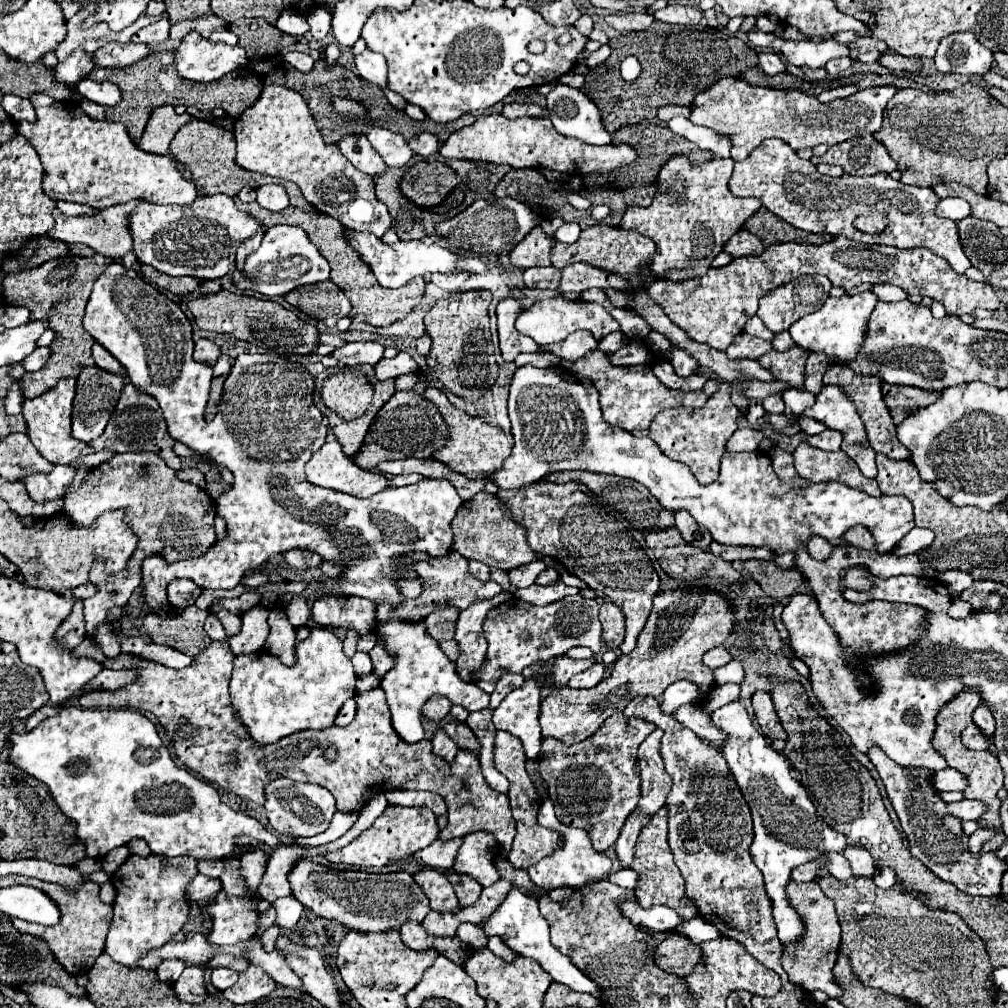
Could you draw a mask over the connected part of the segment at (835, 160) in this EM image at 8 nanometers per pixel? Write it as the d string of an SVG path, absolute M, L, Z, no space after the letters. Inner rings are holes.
M873 135L853 137L841 145L833 145L823 157L813 157L811 161L815 165L839 165L849 175L875 175L881 171L891 173L897 169L897 161L891 159L887 149L875 141Z

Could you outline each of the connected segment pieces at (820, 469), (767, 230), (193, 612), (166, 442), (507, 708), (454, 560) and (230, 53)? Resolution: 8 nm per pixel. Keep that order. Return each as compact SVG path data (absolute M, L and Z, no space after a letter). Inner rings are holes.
M801 443L795 451L793 451L793 457L795 457L795 469L797 473L803 477L803 479L809 479L809 481L841 481L849 487L855 487L855 489L861 489L869 495L881 495L879 491L879 485L875 479L867 479L857 463L853 463L847 453L843 451L821 451L821 449L815 449L807 443Z
M761 209L755 215L751 215L743 223L743 229L757 235L765 247L775 243L789 243L789 241L803 243L803 245L821 245L821 243L833 241L831 235L813 235L801 229L793 229L793 225L789 225L787 221L781 221L781 217L769 213L767 209Z
M191 605L173 619L147 615L143 623L149 635L153 635L153 643L161 643L185 655L195 657L199 651L203 651L211 643L209 637L205 637L203 621L199 623L199 619L205 619L207 615L209 615L207 611Z
M127 381L121 393L121 399L113 411L113 417L109 419L109 425L105 427L105 433L101 437L97 437L95 441L87 443L89 447L93 447L95 451L101 449L111 449L115 453L141 453L141 451L151 451L157 453L167 467L171 467L173 471L181 469L181 459L173 453L173 439L167 433L167 425L161 413L161 407L157 405L157 401L149 395L137 393L137 389L133 389L133 385Z
M527 679L519 689L507 695L507 701L501 701L501 705L493 711L495 727L521 739L527 759L539 757L543 741L539 729L539 697L541 687L537 681Z
M455 551L443 555L443 557L435 557L435 559L425 559L415 563L415 571L417 577L423 583L423 591L417 599L405 599L399 605L389 605L387 601L379 603L379 621L389 621L389 619L399 619L399 621L413 621L419 623L423 621L435 607L445 607L451 605L459 611L467 609L471 603L475 601L483 601L483 599L491 599L495 595L501 593L501 585L495 583L493 579L489 581L479 581L477 577L473 577L467 571L467 559L457 555Z
M189 33L175 51L175 65L181 77L195 83L209 83L247 67L249 59L239 45L211 43L197 33Z

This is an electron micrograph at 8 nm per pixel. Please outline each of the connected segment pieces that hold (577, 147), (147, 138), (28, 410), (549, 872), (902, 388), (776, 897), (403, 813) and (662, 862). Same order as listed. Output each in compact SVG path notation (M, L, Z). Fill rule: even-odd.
M481 115L473 125L463 127L441 145L439 153L447 159L477 159L497 165L511 165L513 169L553 169L561 173L607 173L629 161L635 153L629 145L589 145L579 139L565 137L555 131L547 117L519 117L507 119L503 115Z
M163 105L163 107L153 109L153 113L151 113L147 125L145 125L145 131L143 131L139 149L147 151L147 153L151 149L153 153L159 153L159 155L161 153L167 153L173 135L187 121L189 121L189 115L187 113L177 115L173 111L173 107L169 107L169 105Z
M73 377L61 379L47 393L43 393L43 395L39 395L35 399L27 399L23 403L23 417L25 417L27 425L29 425L29 433L27 435L33 441L33 445L37 445L39 453L45 459L53 461L53 463L69 465L73 459L93 453L85 443L73 439L71 433L69 433L69 429L71 429L71 405L73 405L73 397L75 397L75 385L77 385L77 379L73 379Z
M549 799L543 801L541 809L539 809L539 823L543 827L549 827L549 829L555 829L563 835L561 843L557 845L557 849L547 855L545 859L541 859L537 865L531 865L527 869L529 873L529 879L533 885L537 887L543 887L543 889L555 889L555 887L573 887L573 889L581 889L585 887L587 883L593 883L593 881L601 881L601 879L607 879L609 871L611 871L611 859L605 855L605 853L597 853L593 847L591 847L591 841L589 841L589 835L583 831L583 829L573 829L573 827L567 827L563 823L557 821L555 813L553 813L553 803L549 803Z
M881 383L881 393L885 403L889 405L889 413L895 425L901 425L911 411L933 405L941 395L937 391L925 391L909 385L889 385L889 383Z
M741 701L727 703L725 707L713 711L711 717L713 723L717 723L717 727L729 735L723 747L723 757L727 759L727 765L735 775L753 815L755 837L749 847L749 853L753 857L753 863L763 873L765 891L767 897L771 899L773 921L779 933L779 941L783 945L789 941L797 941L801 939L803 925L797 913L793 913L793 907L785 903L785 885L791 879L791 869L801 863L819 859L825 851L843 853L847 841L841 833L829 829L829 825L821 821L821 817L815 811L815 805L807 797L807 791L791 775L789 761L785 761L781 753L777 753L771 745L767 745L765 735L757 733Z
M389 805L375 823L363 831L355 841L345 845L343 849L327 853L325 858L331 863L344 863L359 867L383 867L391 861L401 861L411 857L415 851L425 849L431 845L433 839L437 839L439 827L435 829L435 815L431 809L425 807L399 807Z
M659 809L653 817L651 823L643 827L643 831L637 837L635 843L635 857L633 863L629 865L629 869L639 873L639 881L633 889L637 901L641 903L641 907L655 907L655 905L667 905L673 907L683 919L693 919L697 917L697 913L693 913L693 909L689 909L689 905L681 905L681 901L685 899L685 881L681 877L681 871L677 869L677 865L673 863L673 853L667 845L667 809Z

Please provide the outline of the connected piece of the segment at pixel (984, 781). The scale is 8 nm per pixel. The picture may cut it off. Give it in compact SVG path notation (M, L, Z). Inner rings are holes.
M965 691L961 695L957 695L951 705L947 705L939 715L937 715L937 729L935 729L935 735L933 735L933 747L935 751L939 751L947 765L951 769L957 769L959 773L963 773L967 777L967 787L963 791L963 797L965 799L979 799L987 805L985 813L977 819L979 827L983 829L993 829L995 835L991 841L987 841L981 849L981 853L989 853L989 851L997 851L1005 841L1007 841L1007 835L1003 833L1003 825L1001 825L1001 819L999 819L999 807L1001 807L1001 801L997 797L997 791L1003 787L1003 769L995 757L995 753L991 753L989 749L987 751L969 751L961 745L961 731L971 723L971 715L973 711L977 709L979 705L979 695L973 693L973 691Z

